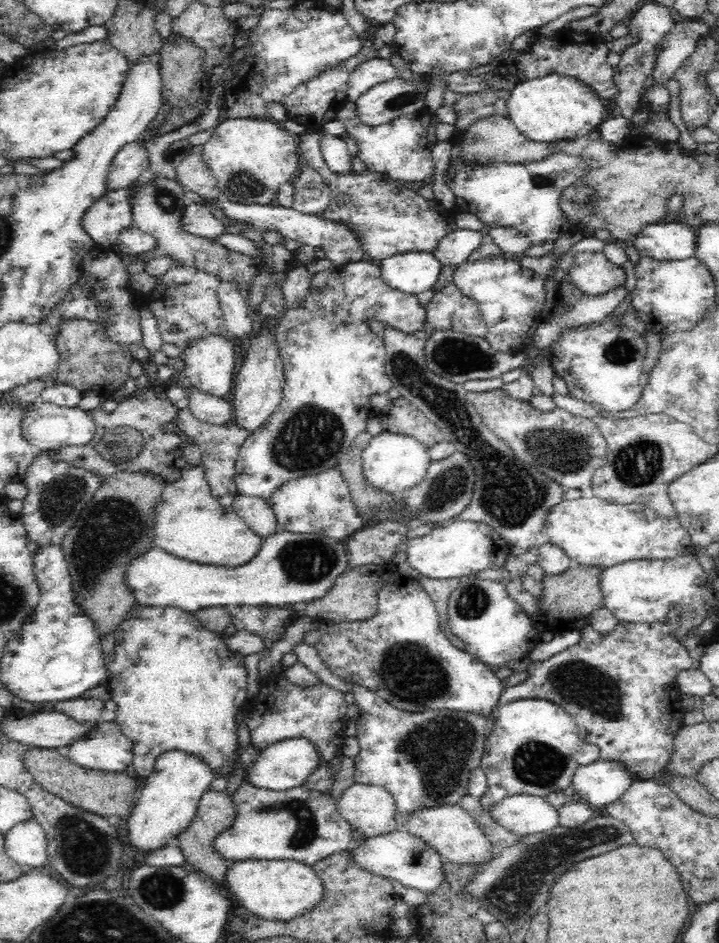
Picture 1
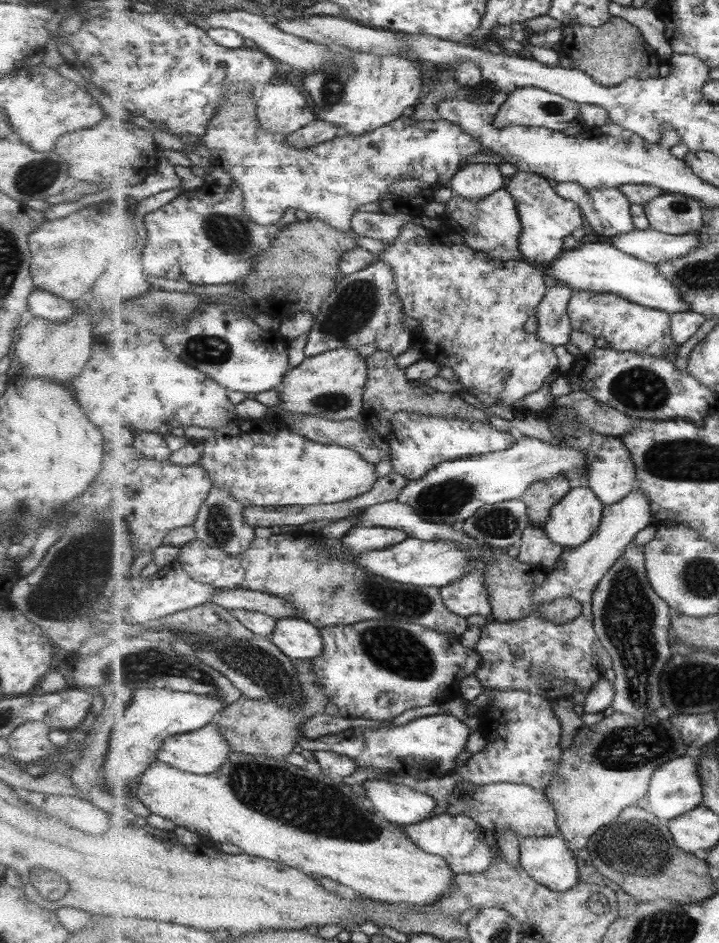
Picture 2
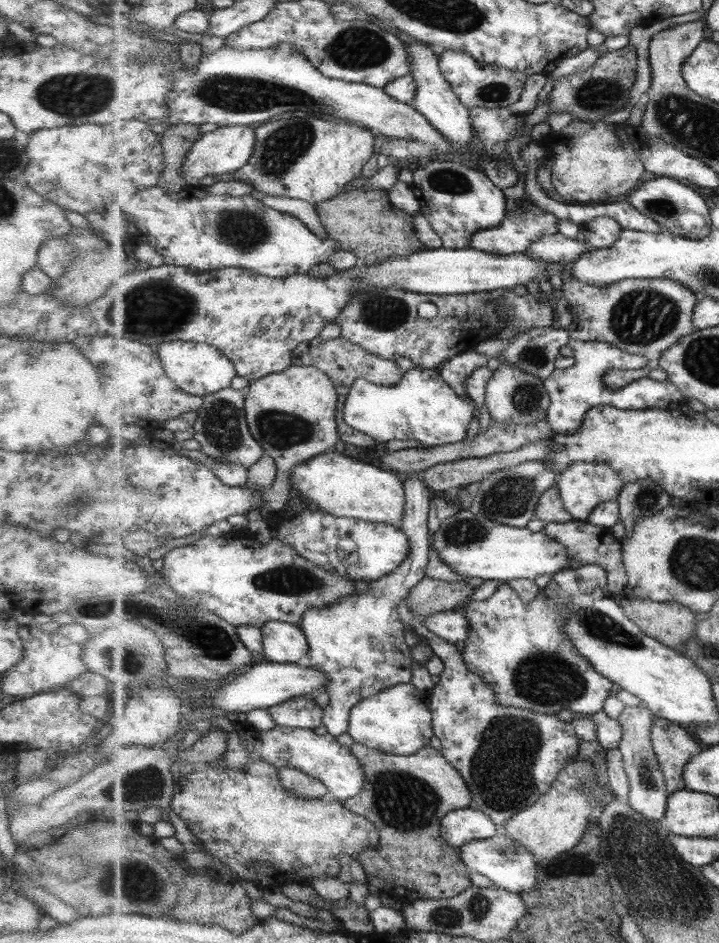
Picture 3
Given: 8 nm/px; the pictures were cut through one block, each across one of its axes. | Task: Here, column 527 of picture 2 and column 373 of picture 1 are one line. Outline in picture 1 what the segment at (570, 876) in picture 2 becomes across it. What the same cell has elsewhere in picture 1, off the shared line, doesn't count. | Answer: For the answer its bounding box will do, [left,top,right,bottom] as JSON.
[350,829,444,893]

